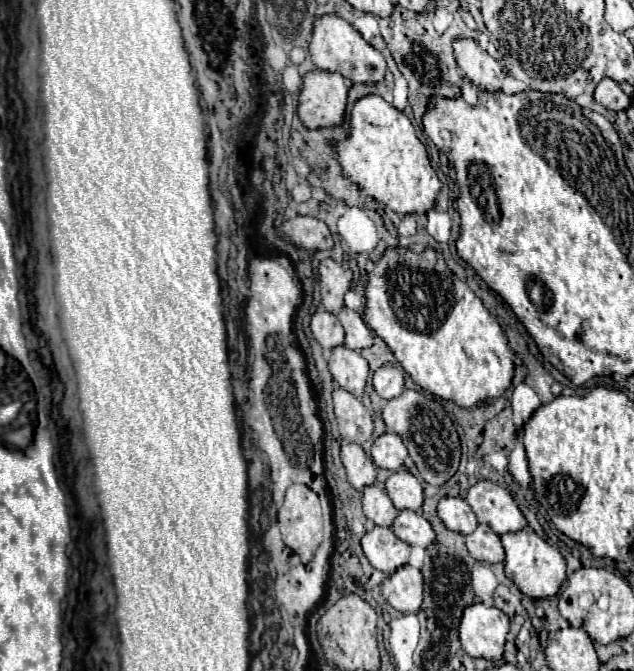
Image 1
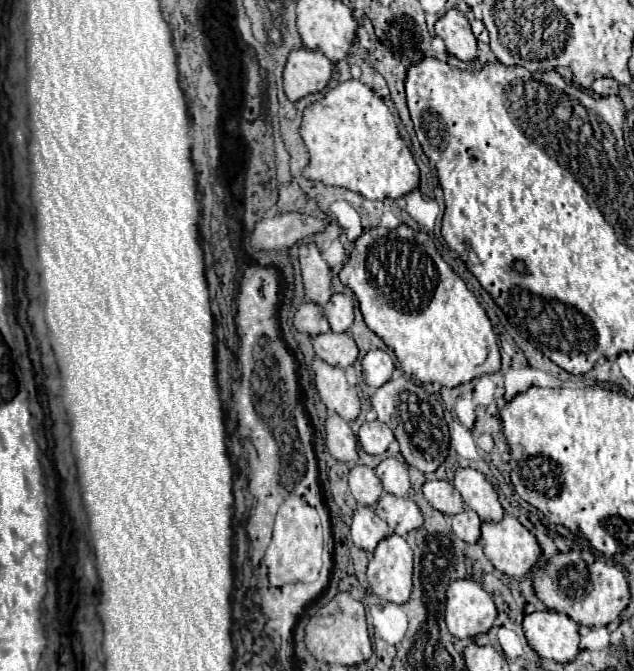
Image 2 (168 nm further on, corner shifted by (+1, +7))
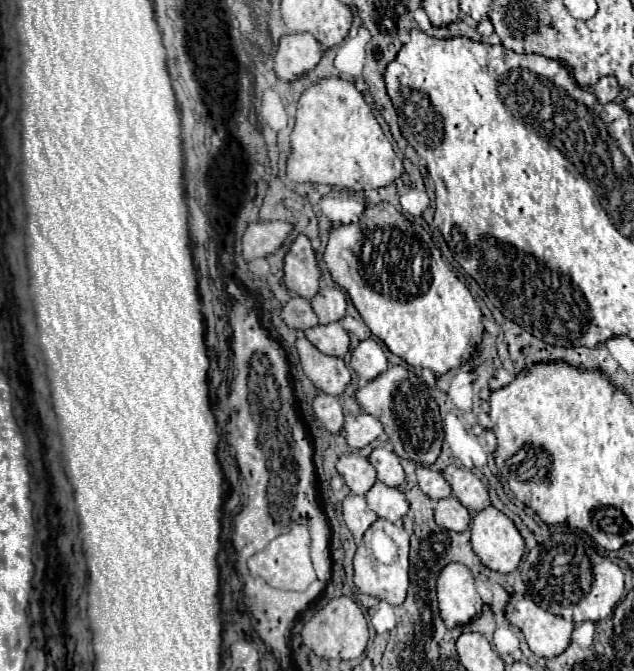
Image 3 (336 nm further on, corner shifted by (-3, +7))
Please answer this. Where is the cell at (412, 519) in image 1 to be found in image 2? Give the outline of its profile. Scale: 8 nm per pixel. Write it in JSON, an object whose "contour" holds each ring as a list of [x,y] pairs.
{"contour":[[[383,493],[373,509],[383,521],[387,521],[391,531],[397,535],[407,535],[409,531],[415,531],[423,523],[419,507],[409,497],[395,497]]]}

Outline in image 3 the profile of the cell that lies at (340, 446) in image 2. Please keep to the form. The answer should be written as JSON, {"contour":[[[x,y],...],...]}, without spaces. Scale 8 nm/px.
{"contour":[[[319,391],[319,395],[313,401],[313,411],[315,411],[315,417],[323,423],[323,427],[327,427],[331,435],[341,433],[345,425],[345,415],[341,411],[339,399],[333,399],[331,395],[325,395]]]}

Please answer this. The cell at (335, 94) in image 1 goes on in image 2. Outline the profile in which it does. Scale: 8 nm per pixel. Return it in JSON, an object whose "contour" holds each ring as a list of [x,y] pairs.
{"contour":[[[295,47],[287,55],[287,63],[283,69],[283,91],[291,101],[305,97],[307,93],[317,93],[327,87],[333,75],[333,63],[321,51],[309,51],[305,47]]]}

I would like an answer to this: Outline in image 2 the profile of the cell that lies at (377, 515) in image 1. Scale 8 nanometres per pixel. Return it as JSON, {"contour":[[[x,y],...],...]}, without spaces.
{"contour":[[[355,465],[349,475],[349,489],[353,493],[353,497],[357,499],[359,505],[375,505],[383,493],[383,487],[381,487],[381,481],[377,479],[375,471],[367,465]]]}

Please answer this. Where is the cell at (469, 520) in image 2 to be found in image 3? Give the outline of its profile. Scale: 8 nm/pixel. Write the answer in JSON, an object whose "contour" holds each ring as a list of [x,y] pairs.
{"contour":[[[455,497],[441,499],[435,505],[435,521],[439,527],[449,531],[467,531],[471,525],[469,509],[463,507]]]}

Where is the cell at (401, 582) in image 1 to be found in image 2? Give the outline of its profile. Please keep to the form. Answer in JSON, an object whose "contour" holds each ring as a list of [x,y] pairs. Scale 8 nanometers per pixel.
{"contour":[[[393,533],[375,547],[373,559],[367,563],[367,581],[375,595],[391,603],[405,603],[411,595],[411,575],[413,575],[413,551],[405,537]]]}

